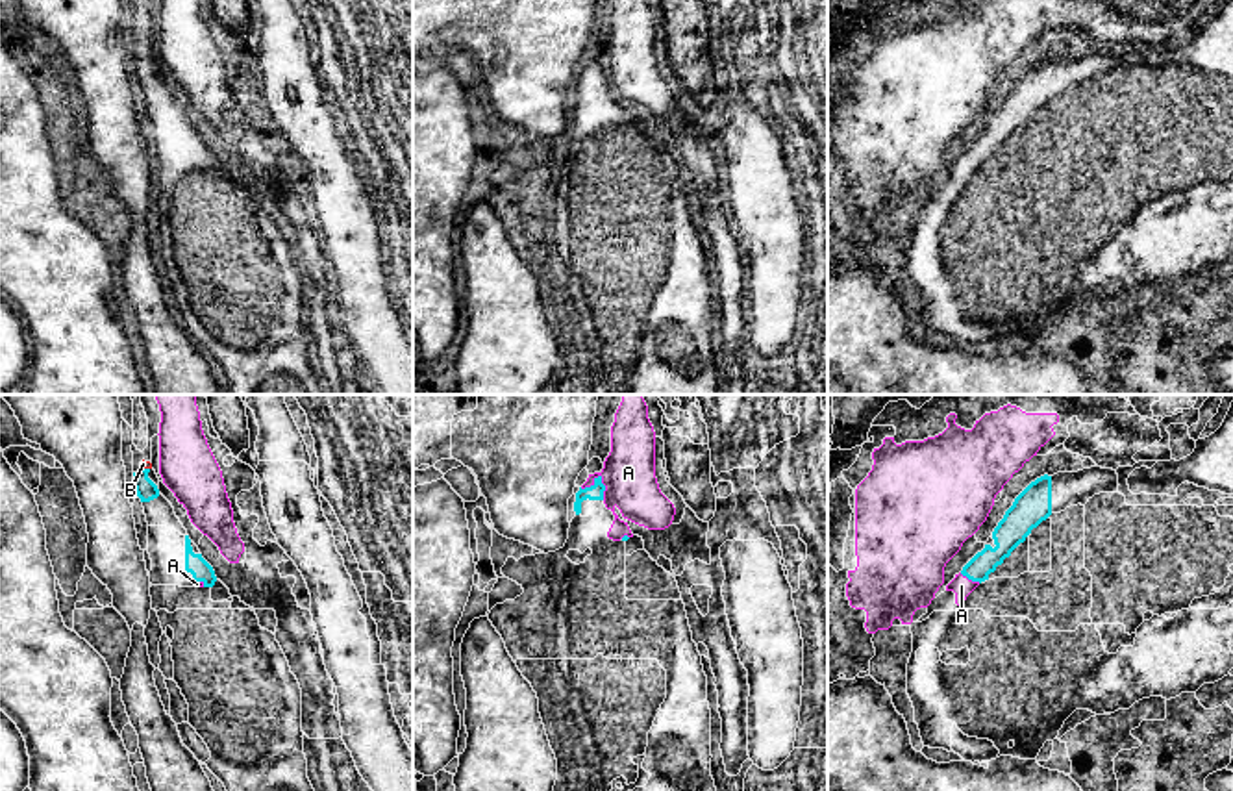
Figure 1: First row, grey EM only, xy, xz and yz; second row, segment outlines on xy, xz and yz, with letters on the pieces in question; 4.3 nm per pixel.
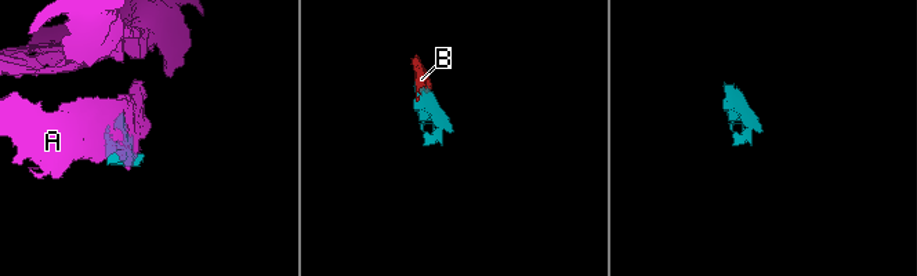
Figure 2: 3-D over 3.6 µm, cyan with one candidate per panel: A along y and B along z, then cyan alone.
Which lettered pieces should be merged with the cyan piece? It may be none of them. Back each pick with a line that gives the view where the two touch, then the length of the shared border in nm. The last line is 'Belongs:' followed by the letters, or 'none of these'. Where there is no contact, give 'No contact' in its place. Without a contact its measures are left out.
B: Touches cyan in xy. Shared border 40 nm
Belongs: B

